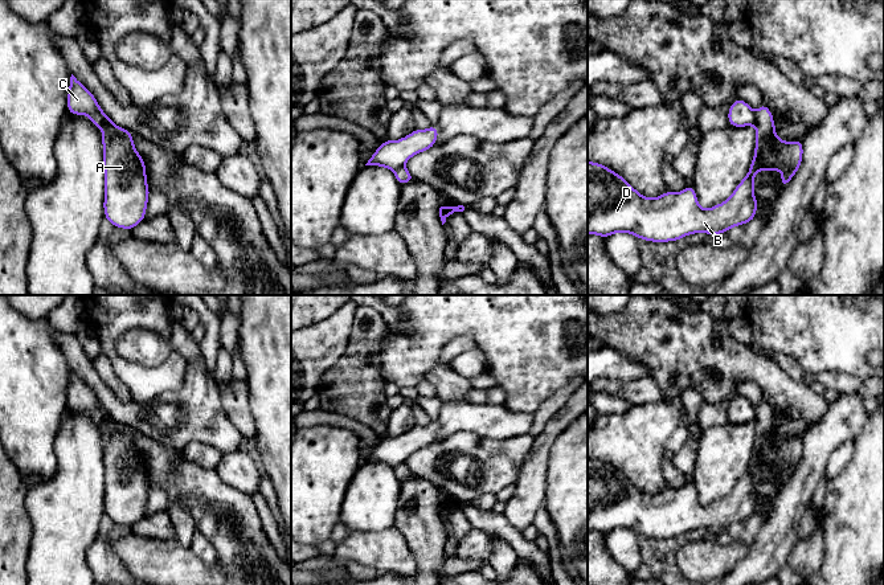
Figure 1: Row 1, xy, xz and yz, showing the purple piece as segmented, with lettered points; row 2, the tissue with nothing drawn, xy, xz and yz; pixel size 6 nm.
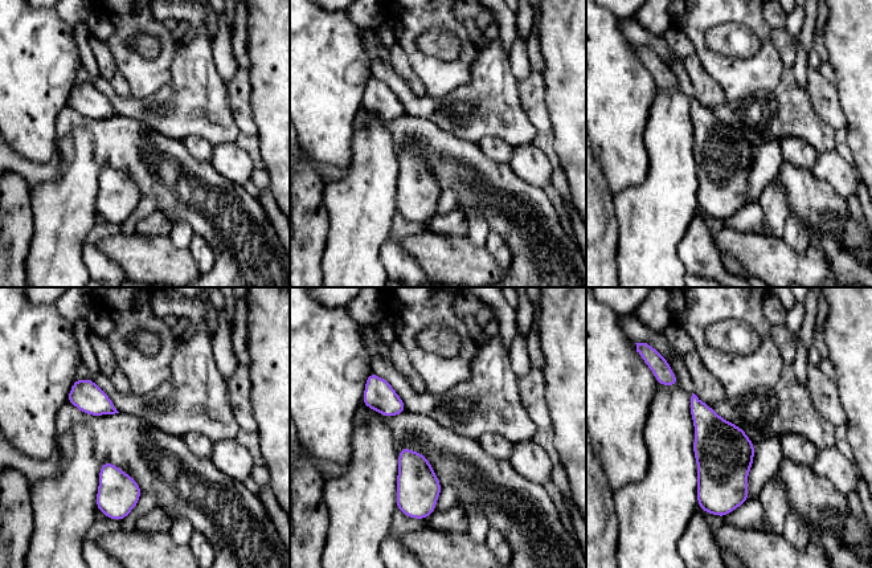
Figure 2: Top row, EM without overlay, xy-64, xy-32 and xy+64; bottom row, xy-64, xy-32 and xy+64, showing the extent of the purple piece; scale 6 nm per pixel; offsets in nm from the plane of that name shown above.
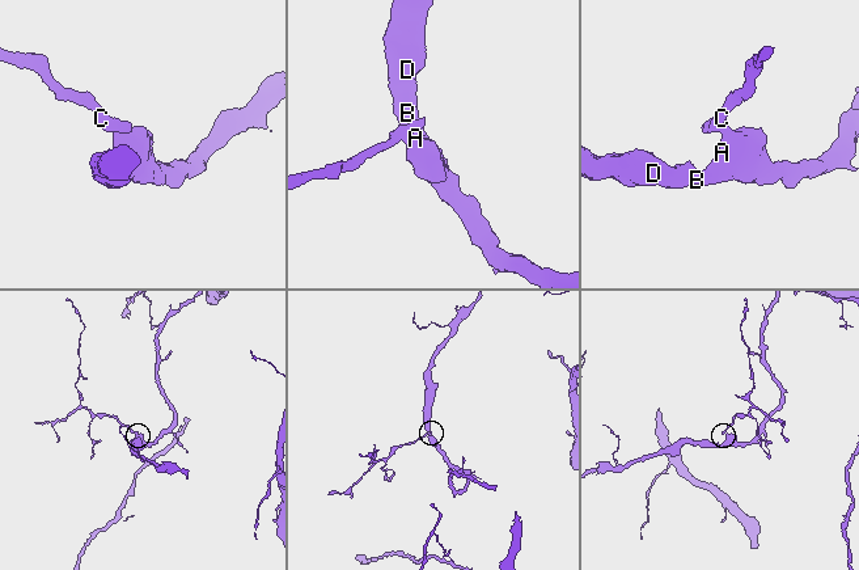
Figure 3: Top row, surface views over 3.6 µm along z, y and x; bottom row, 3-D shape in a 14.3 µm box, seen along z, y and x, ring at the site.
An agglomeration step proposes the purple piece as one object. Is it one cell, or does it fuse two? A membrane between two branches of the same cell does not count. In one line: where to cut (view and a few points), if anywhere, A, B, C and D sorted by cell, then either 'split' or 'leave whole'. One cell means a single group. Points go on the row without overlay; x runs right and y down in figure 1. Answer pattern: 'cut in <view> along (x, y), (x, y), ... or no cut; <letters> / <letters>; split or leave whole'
cut in xy along (103, 409), (99, 424); A B D / C; split

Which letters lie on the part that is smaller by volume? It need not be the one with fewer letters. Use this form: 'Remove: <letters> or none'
Remove: C

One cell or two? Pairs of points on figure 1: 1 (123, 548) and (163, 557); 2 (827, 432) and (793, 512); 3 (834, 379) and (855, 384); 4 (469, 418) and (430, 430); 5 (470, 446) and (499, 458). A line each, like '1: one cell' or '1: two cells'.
1: one cell
2: one cell
3: one cell
4: one cell
5: one cell

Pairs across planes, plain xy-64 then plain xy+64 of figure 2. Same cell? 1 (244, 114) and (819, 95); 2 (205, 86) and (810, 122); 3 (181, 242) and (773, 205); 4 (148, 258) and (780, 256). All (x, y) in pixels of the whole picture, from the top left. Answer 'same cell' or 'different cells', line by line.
1: same cell
2: same cell
3: same cell
4: same cell

